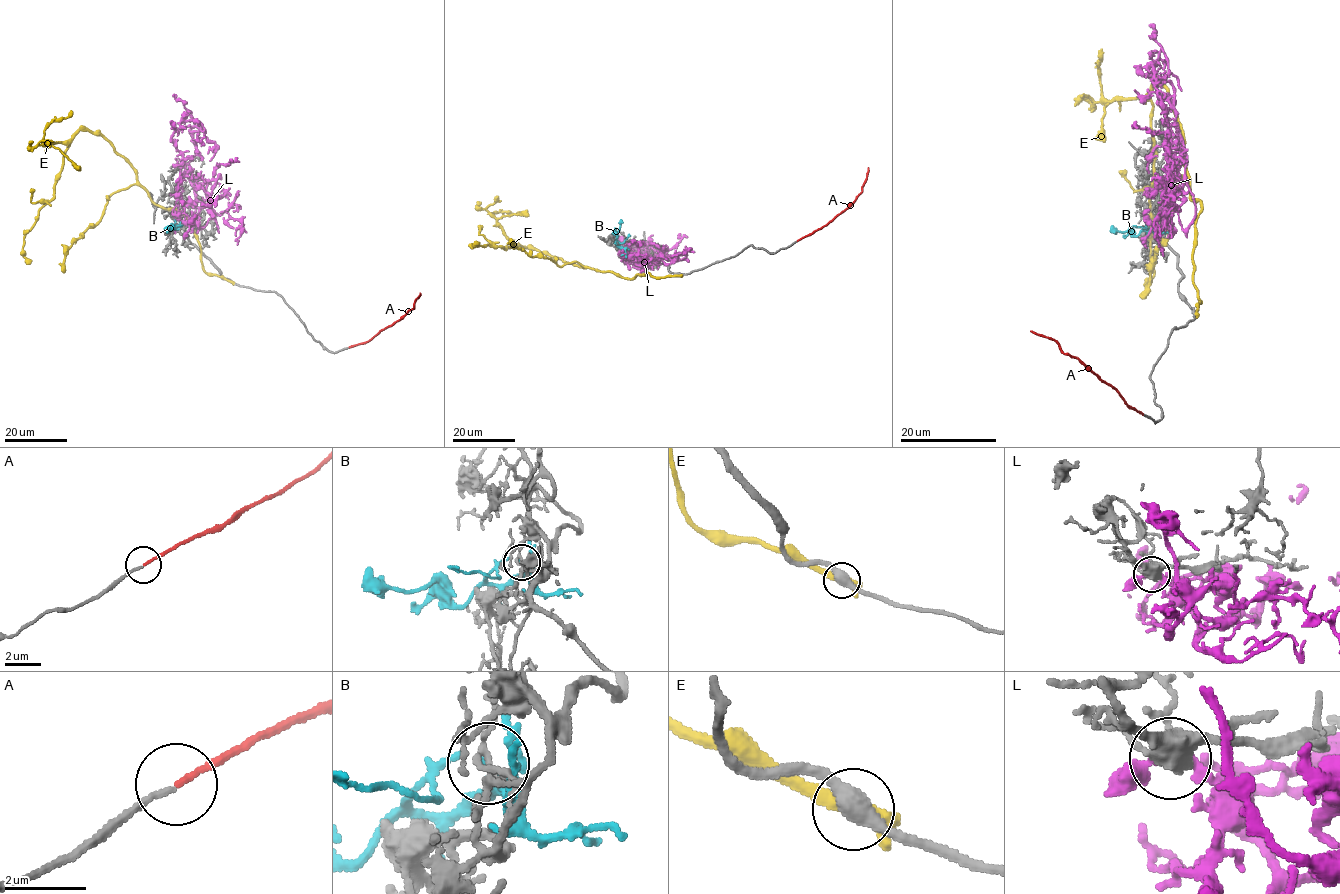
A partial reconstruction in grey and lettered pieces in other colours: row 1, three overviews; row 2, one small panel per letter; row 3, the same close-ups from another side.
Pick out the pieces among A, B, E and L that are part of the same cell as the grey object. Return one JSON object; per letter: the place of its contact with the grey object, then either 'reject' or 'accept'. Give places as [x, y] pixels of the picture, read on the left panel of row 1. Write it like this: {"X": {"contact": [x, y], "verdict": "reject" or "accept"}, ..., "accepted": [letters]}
{"A": {"contact": [349, 347], "verdict": "accept"}, "B": {"contact": [174, 224], "verdict": "reject"}, "E": {"contact": [230, 281], "verdict": "reject"}, "L": {"contact": [177, 165], "verdict": "reject"}, "accepted": ["A"]}

